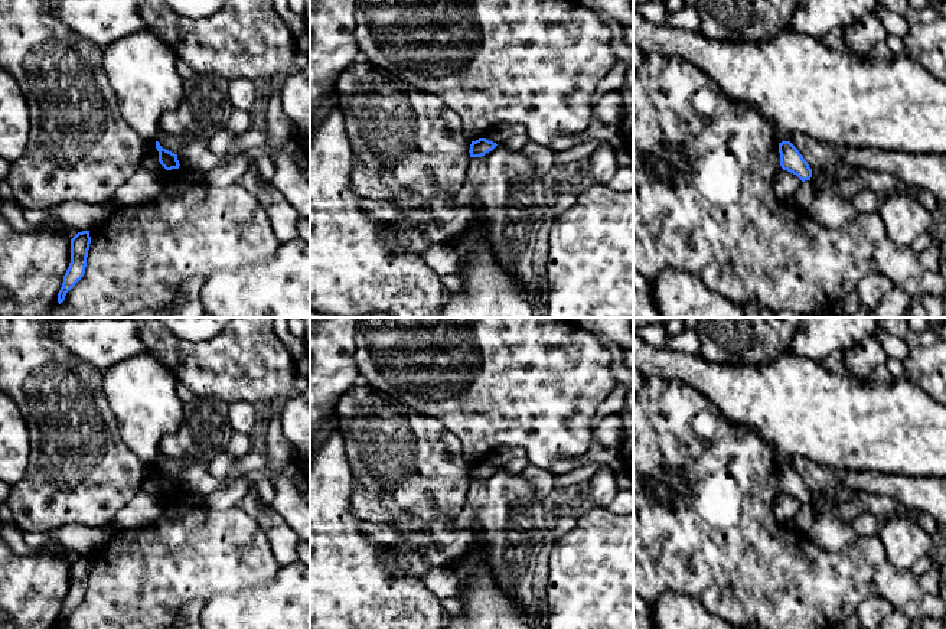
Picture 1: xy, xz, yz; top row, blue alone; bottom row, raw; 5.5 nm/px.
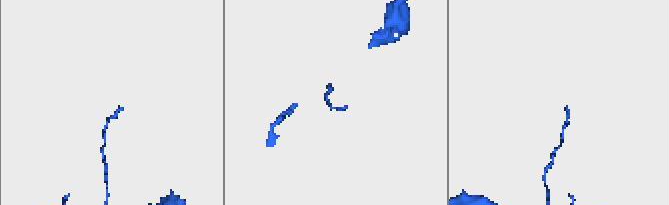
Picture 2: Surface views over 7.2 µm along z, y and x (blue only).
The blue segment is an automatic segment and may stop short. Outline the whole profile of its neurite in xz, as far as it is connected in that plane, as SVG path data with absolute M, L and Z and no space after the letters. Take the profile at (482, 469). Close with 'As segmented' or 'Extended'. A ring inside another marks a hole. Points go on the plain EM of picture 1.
M479 462L476 465L472 465L470 467L470 480L482 480L486 476L492 475L498 467L493 465L489 465L486 462Z. As segmented

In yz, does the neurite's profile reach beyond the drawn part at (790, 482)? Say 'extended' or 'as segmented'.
as segmented

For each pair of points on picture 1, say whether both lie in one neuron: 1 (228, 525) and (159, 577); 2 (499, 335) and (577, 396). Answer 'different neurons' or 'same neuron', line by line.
1: same neuron
2: same neuron

